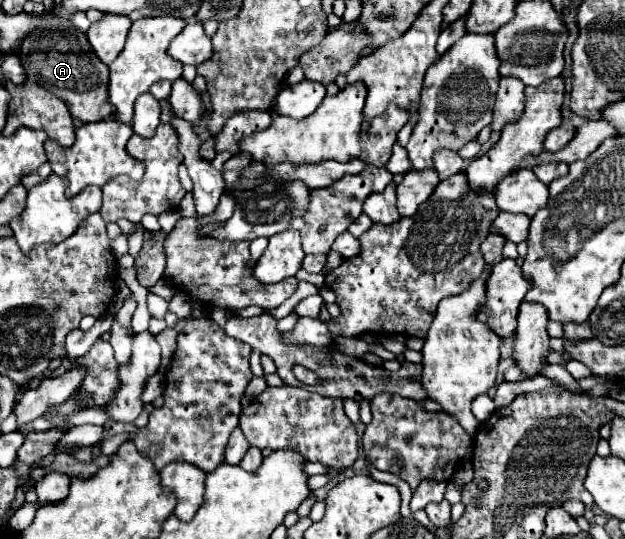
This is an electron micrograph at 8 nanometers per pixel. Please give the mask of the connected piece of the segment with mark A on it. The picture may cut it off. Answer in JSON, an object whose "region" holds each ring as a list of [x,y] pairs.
{"region":[[[53,22],[53,26],[33,30],[23,42],[19,52],[21,64],[27,72],[27,80],[43,86],[57,98],[61,98],[71,116],[81,122],[99,122],[113,116],[113,106],[109,106],[109,68],[93,54],[85,32],[75,26],[65,26],[63,22]]]}

